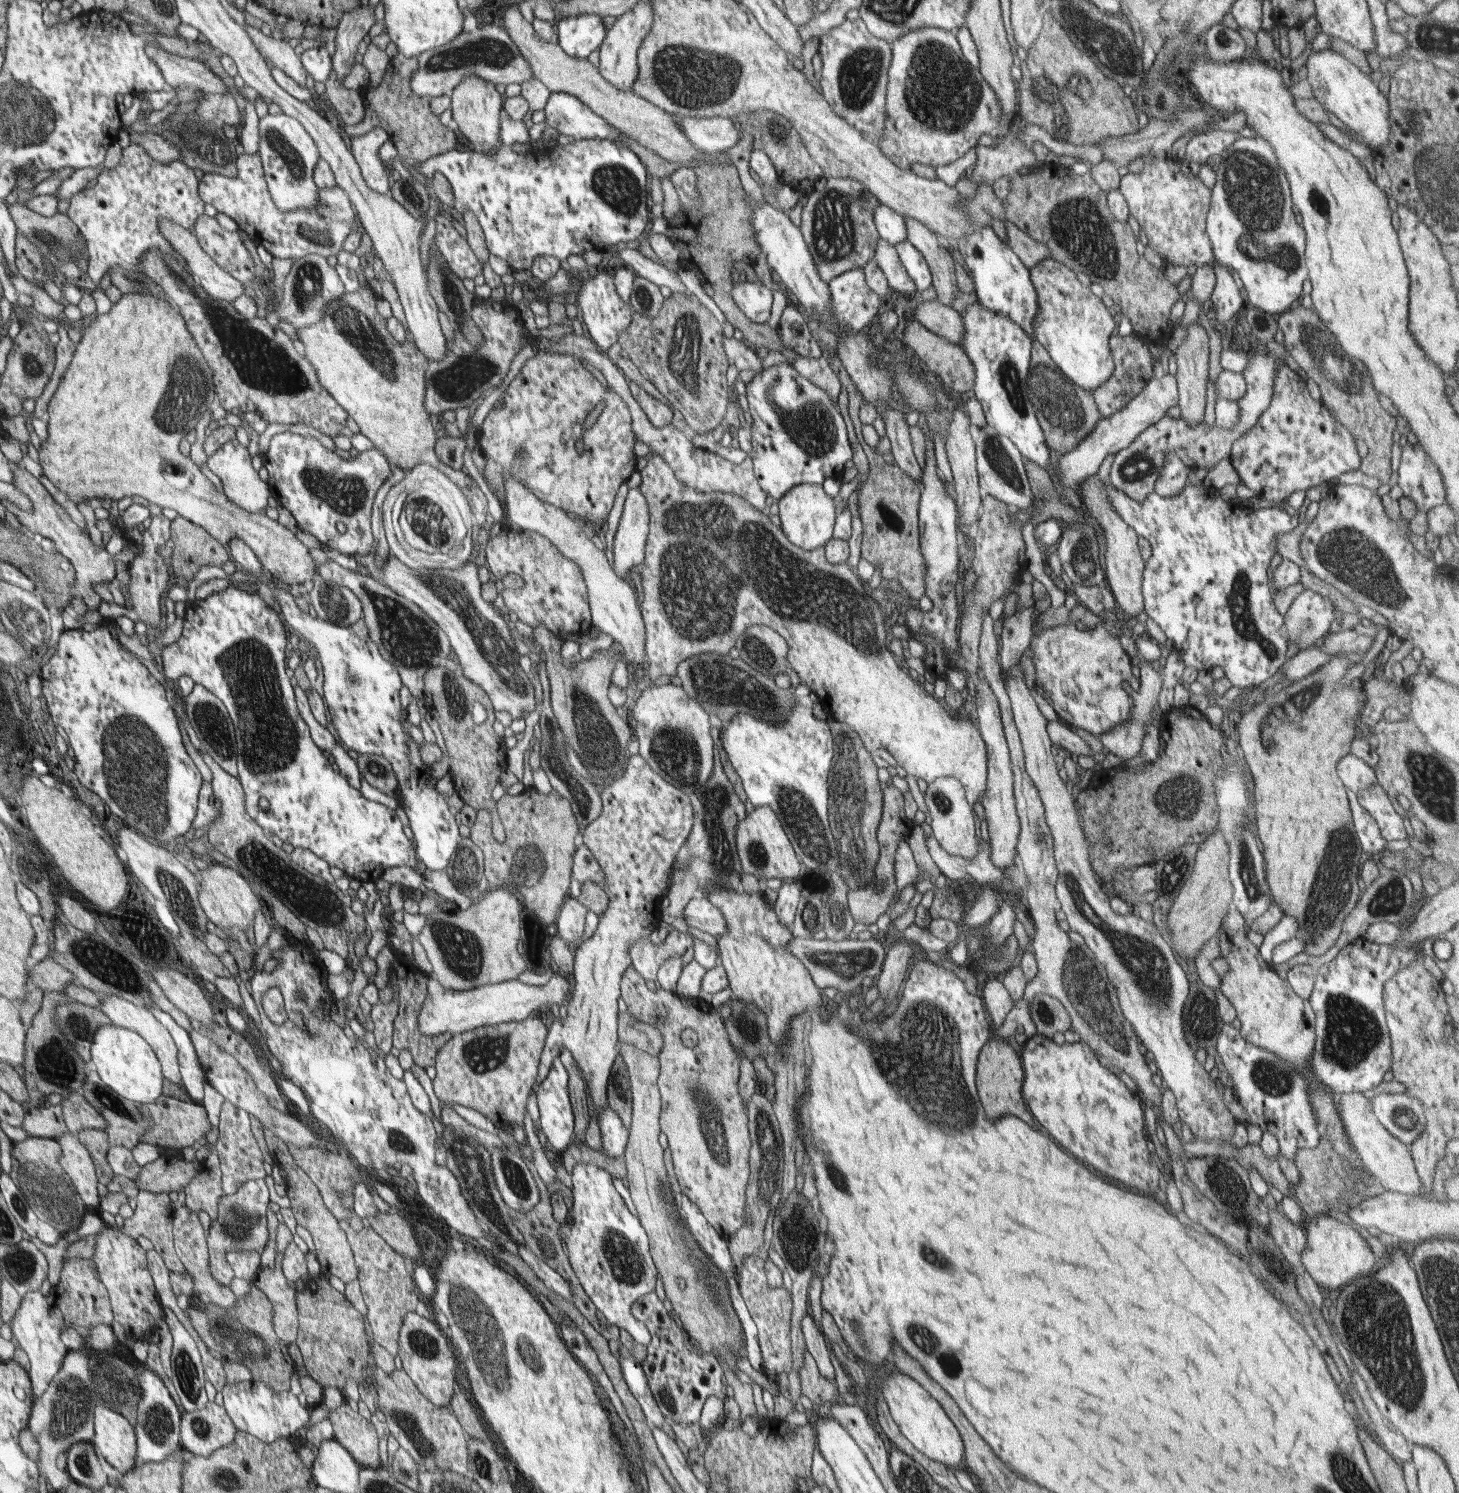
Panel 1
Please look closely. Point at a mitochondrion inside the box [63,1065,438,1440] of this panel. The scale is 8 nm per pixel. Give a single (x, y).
(238, 1223)

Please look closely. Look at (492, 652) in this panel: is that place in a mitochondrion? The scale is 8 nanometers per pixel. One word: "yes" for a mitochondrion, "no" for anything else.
yes

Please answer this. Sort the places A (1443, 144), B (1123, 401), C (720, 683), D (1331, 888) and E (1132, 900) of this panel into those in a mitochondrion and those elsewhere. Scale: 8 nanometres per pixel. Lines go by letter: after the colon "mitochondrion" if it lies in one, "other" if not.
A: mitochondrion
B: other
C: mitochondrion
D: mitochondrion
E: other

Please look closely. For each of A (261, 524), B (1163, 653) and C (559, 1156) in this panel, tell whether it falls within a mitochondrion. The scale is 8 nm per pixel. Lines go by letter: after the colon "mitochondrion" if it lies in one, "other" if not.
A: other
B: other
C: other

